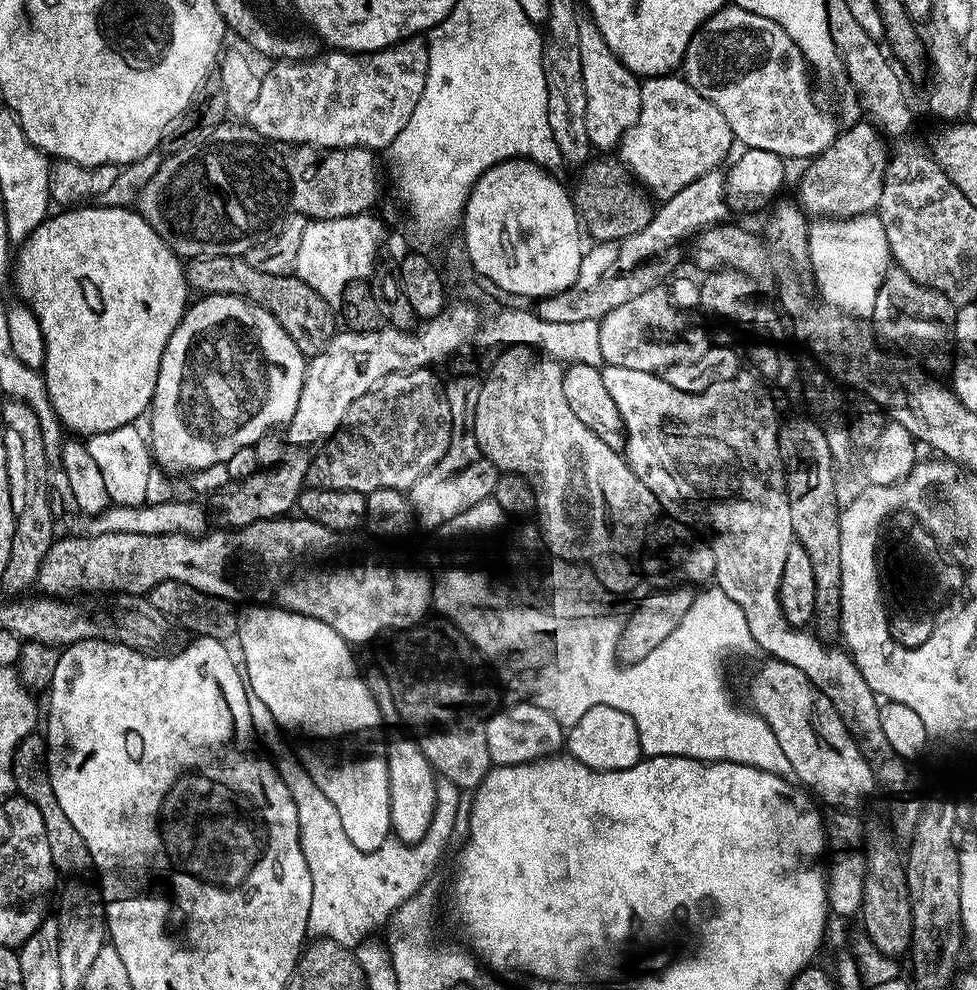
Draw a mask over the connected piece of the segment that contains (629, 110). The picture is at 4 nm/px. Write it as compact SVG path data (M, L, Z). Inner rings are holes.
M590 18L581 19L578 42L582 54L582 78L586 86L586 134L593 149L615 149L626 130L638 122L642 106L641 81L616 57L614 50L606 46L606 38L602 38L598 26Z

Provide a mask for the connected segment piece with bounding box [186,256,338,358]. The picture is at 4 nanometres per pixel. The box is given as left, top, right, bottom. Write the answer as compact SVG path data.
M197 256L187 261L186 275L188 287L193 293L241 296L244 300L262 306L262 310L270 310L270 314L278 318L282 330L294 338L294 346L302 350L305 358L324 352L338 331L338 316L333 305L328 304L326 298L318 294L318 290L306 286L306 282L302 282L295 274L265 274L262 270L254 270L254 266L250 266L243 256Z

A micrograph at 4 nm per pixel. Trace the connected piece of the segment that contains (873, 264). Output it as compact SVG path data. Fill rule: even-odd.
M869 214L867 216L849 216L846 220L817 219L808 229L808 241L810 242L810 250L808 251L810 273L812 272L817 286L820 287L819 299L825 304L833 304L839 312L846 316L871 317L874 310L874 298L882 286L884 275L888 273L888 269L893 263L886 233L878 216Z

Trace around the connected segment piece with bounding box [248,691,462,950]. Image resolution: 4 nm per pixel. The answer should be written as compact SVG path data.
M249 691L248 701L250 702L250 718L252 719L252 727L254 729L255 735L259 737L262 741L264 739L264 744L269 748L267 751L270 753L271 759L274 761L276 769L280 771L281 778L286 782L286 790L290 790L290 798L294 798L294 806L298 806L298 830L300 831L300 845L302 846L302 854L306 858L306 867L310 870L310 886L312 887L312 893L310 894L310 918L308 919L308 931L313 937L319 938L321 940L333 940L338 942L338 946L346 946L355 950L361 943L369 939L373 934L376 934L376 931L383 929L388 919L394 912L402 906L407 899L410 899L416 894L420 887L428 880L433 879L436 867L440 864L440 859L444 856L444 851L448 848L448 843L452 840L452 831L456 828L456 819L461 819L462 808L460 812L460 796L462 796L461 789L458 789L454 786L454 782L445 780L443 778L437 779L436 782L436 813L432 819L432 825L427 834L422 837L414 845L403 844L401 840L395 838L389 838L386 842L382 842L382 846L378 850L373 852L363 852L358 850L358 846L353 846L350 842L350 837L346 834L345 828L342 826L342 818L338 818L338 810L334 810L334 805L330 803L330 798L326 798L326 794L322 794L322 790L318 790L318 782L314 782L314 778L310 778L310 774L304 768L303 764L300 763L295 751L290 747L289 741L286 739L283 732L280 731L280 728L274 722L274 718L270 714L270 709L266 707L266 702L261 702L258 699L258 694L254 694Z

